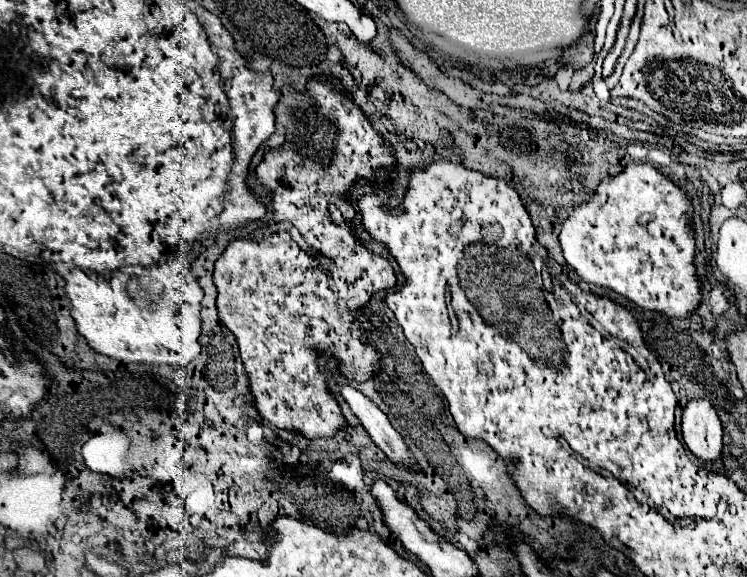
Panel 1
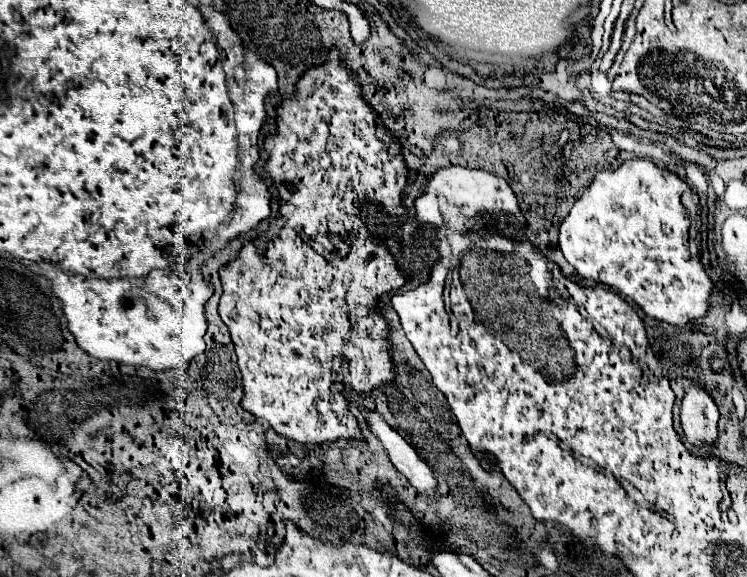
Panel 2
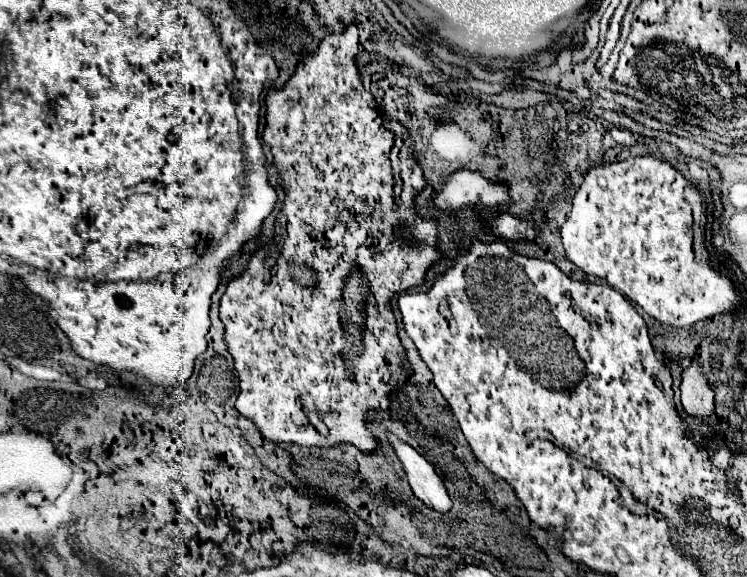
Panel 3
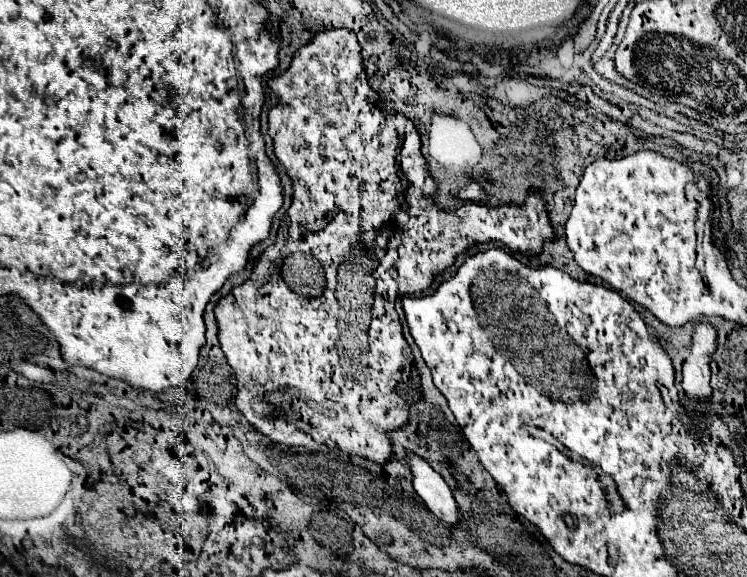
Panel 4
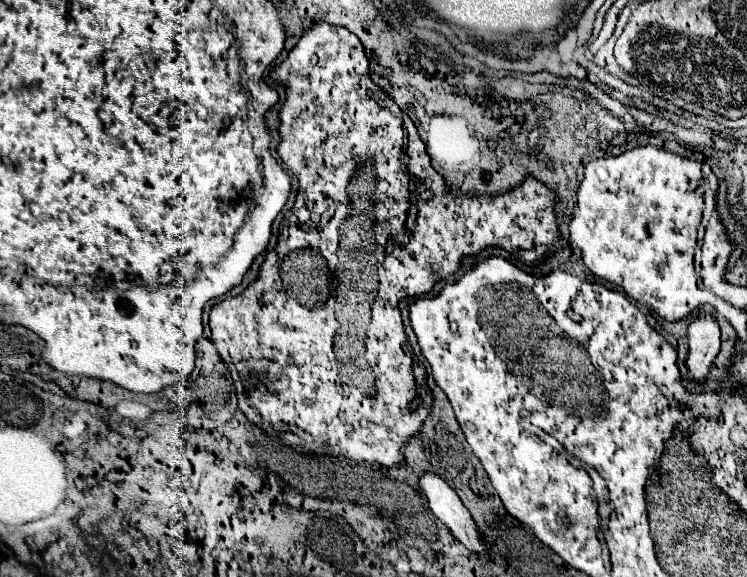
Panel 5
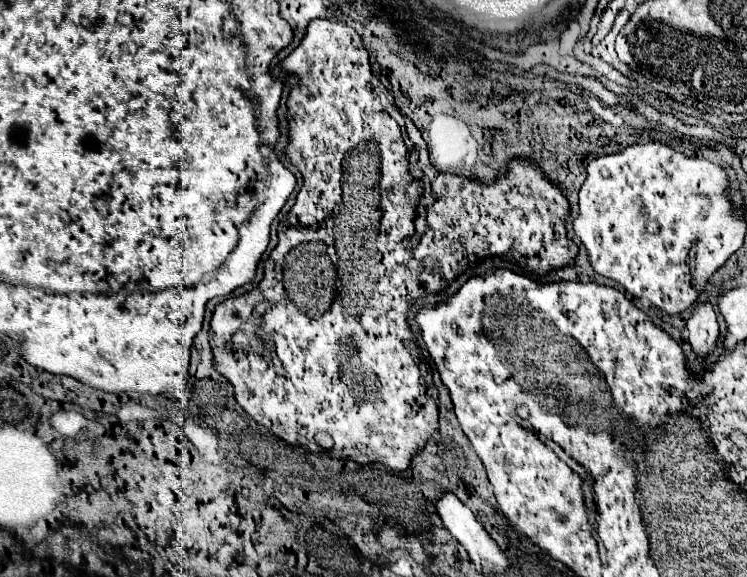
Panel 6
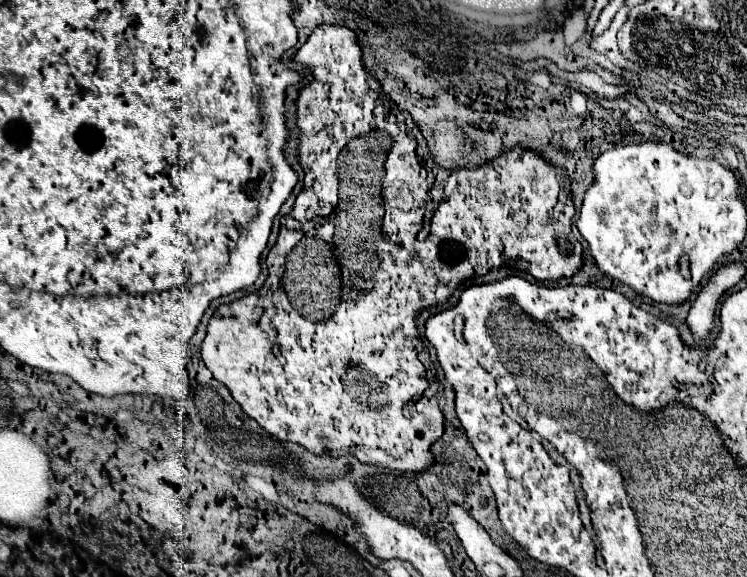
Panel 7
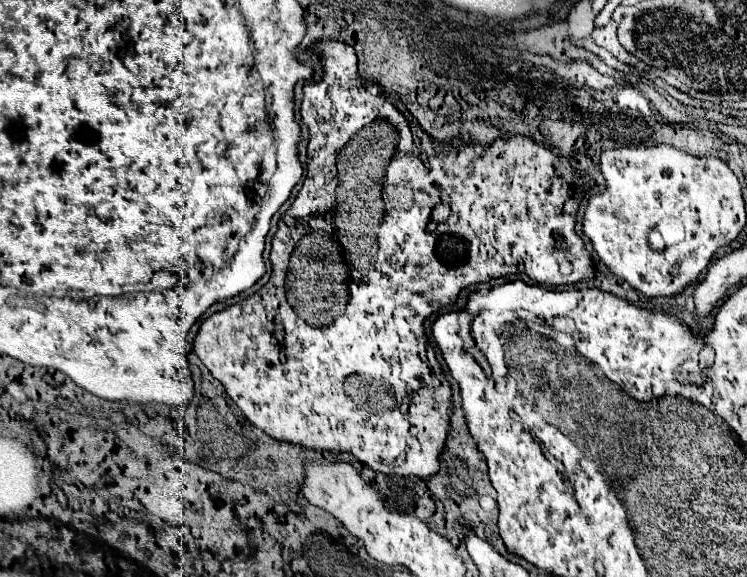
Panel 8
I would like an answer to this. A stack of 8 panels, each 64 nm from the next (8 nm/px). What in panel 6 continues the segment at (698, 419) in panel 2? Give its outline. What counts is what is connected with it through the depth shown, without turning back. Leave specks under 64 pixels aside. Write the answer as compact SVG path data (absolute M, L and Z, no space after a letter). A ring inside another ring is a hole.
M698 302L692 316L688 318L686 328L688 328L688 340L696 356L706 358L716 348L716 340L718 340L718 324L712 304Z

